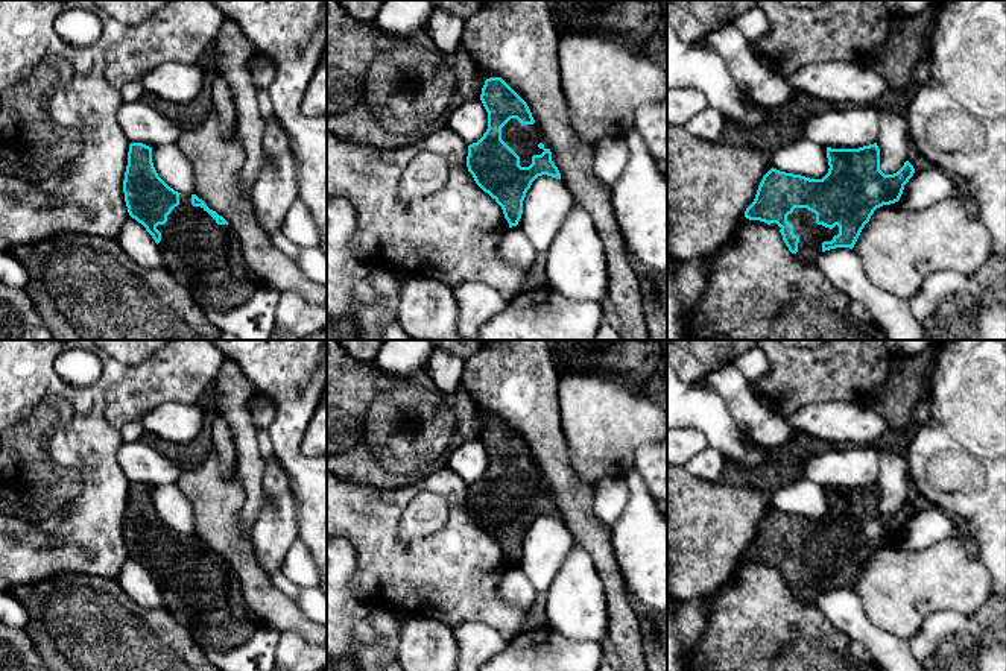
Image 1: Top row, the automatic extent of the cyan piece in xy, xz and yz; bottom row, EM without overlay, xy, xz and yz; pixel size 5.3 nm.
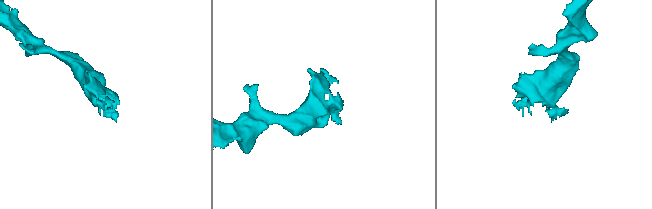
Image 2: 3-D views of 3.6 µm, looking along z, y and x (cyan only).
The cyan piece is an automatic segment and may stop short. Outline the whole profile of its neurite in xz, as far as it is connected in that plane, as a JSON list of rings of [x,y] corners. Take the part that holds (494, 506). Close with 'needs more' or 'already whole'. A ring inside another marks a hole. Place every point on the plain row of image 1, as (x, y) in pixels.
[[[501,417],[485,421],[480,440],[488,452],[488,469],[477,483],[468,486],[467,507],[476,524],[501,547],[505,559],[512,568],[521,559],[523,540],[532,522],[543,515],[561,519],[561,513],[552,501],[550,481],[539,471],[527,443]]] | needs more

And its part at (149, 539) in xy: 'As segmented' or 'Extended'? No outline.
Extended

